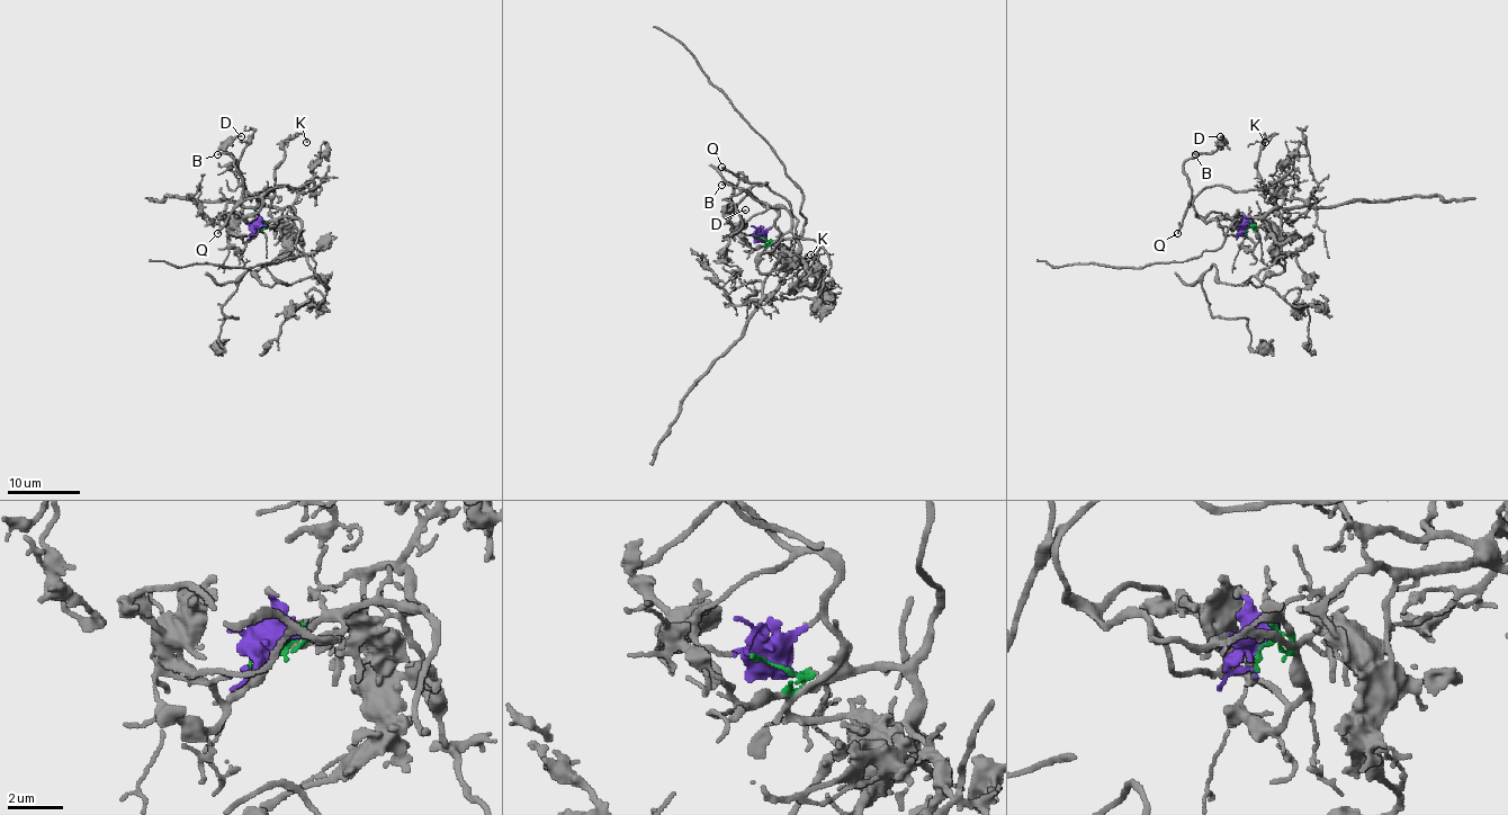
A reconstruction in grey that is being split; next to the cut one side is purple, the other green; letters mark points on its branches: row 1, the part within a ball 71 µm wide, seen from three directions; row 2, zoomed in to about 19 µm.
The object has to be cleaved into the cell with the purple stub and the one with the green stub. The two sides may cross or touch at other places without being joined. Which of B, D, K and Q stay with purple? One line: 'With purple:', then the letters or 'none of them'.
With purple: B, D, Q

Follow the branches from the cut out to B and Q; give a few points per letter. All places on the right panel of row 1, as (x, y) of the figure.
B: (1246, 230), (1242, 226), (1202, 221), (1195, 213), (1184, 162), (1195, 154)
Q: (1246, 230), (1242, 226), (1202, 221), (1195, 213), (1193, 197), (1177, 233)

